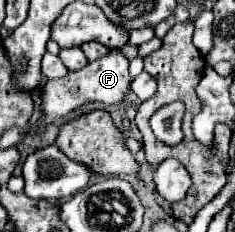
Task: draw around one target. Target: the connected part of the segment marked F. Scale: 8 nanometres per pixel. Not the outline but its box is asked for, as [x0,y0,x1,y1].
[39,49,131,125]

